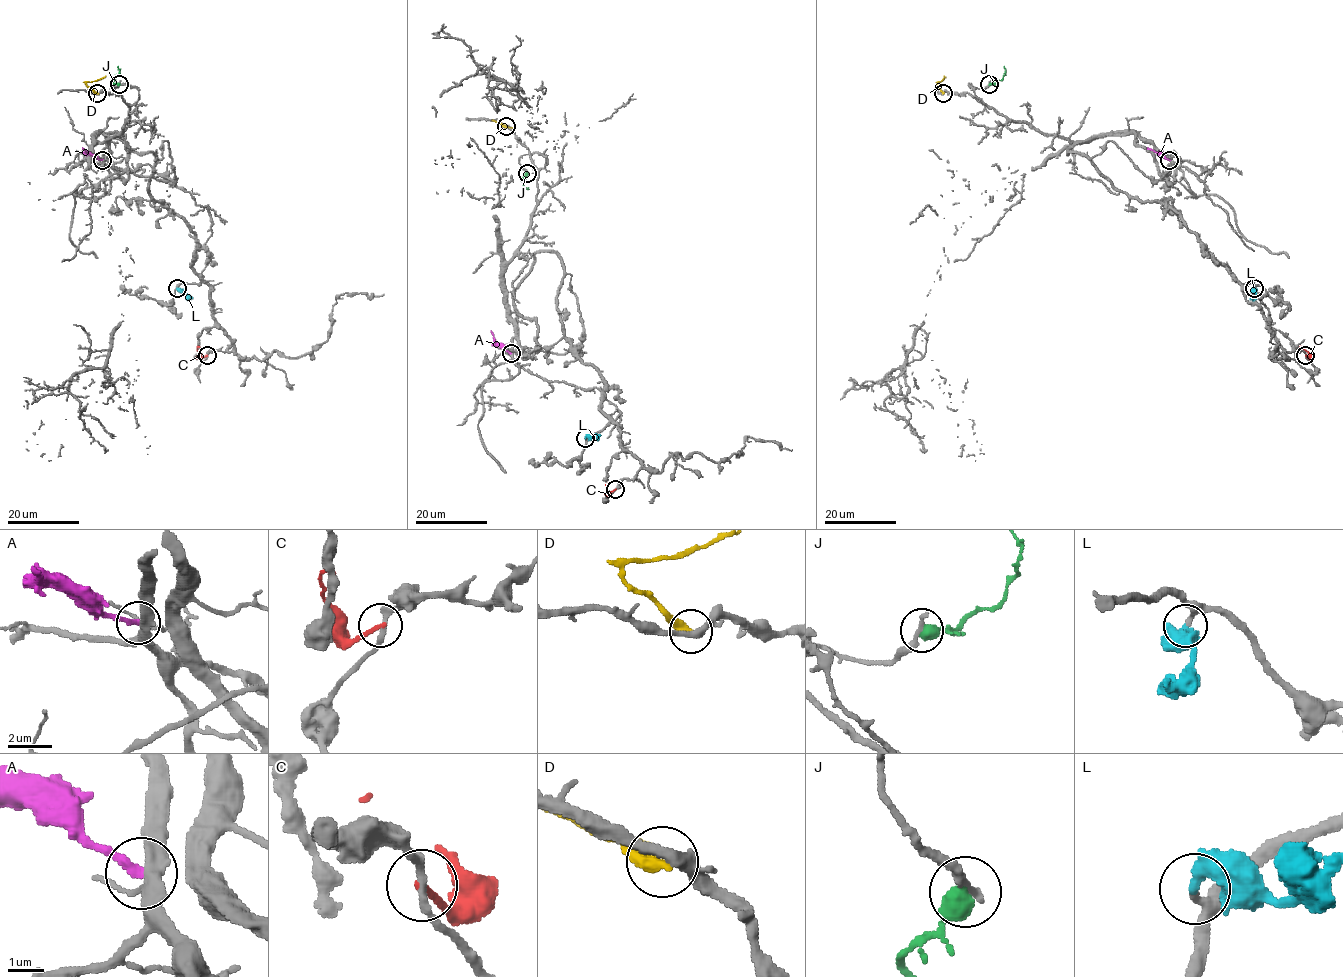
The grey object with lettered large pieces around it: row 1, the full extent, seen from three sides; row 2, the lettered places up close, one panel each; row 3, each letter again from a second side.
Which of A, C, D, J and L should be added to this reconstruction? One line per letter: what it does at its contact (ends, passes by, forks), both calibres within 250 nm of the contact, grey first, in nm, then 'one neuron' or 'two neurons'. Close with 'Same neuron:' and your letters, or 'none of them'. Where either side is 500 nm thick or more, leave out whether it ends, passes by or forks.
A: it ends; calibres 320 and 240 nm; two neurons
C: it ends; calibres 240 and 190 nm; two neurons
D: it ends; calibres 320 and 400 nm; two neurons
J: calibres 280 and 600 nm; two neurons
L: it ends; calibres 200 and 400 nm; one neuron
Same neuron: L

